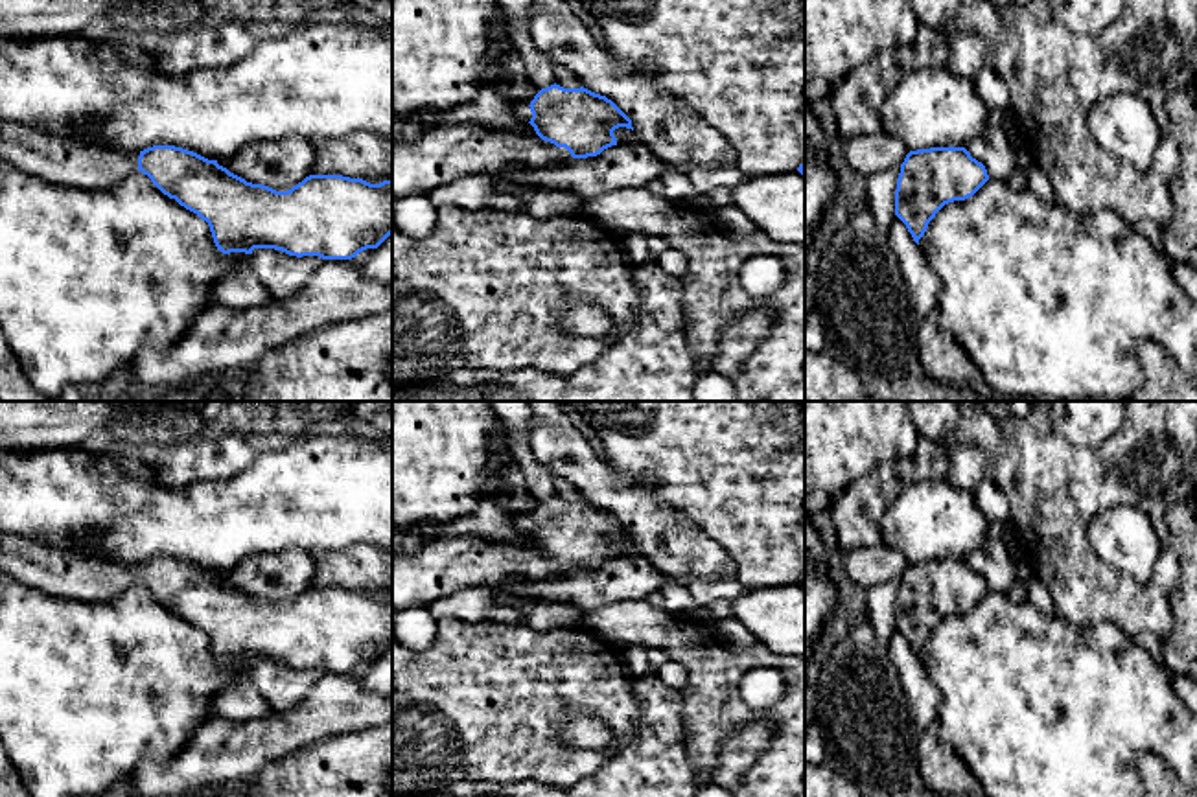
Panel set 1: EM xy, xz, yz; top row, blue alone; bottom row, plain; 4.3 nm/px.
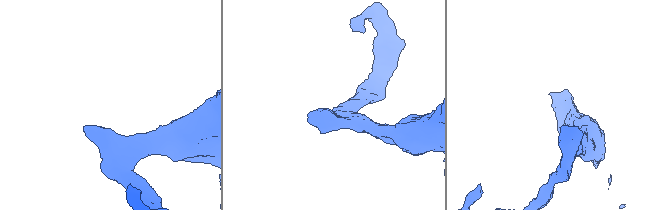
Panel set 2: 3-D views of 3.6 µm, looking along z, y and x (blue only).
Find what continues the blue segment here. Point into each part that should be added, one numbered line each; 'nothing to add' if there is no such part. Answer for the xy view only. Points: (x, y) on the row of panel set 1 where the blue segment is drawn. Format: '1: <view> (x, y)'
1: xy (56, 159)

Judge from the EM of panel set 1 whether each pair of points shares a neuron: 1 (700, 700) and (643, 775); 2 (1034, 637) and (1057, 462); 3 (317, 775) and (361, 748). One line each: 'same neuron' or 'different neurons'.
1: different neurons
2: different neurons
3: same neuron

